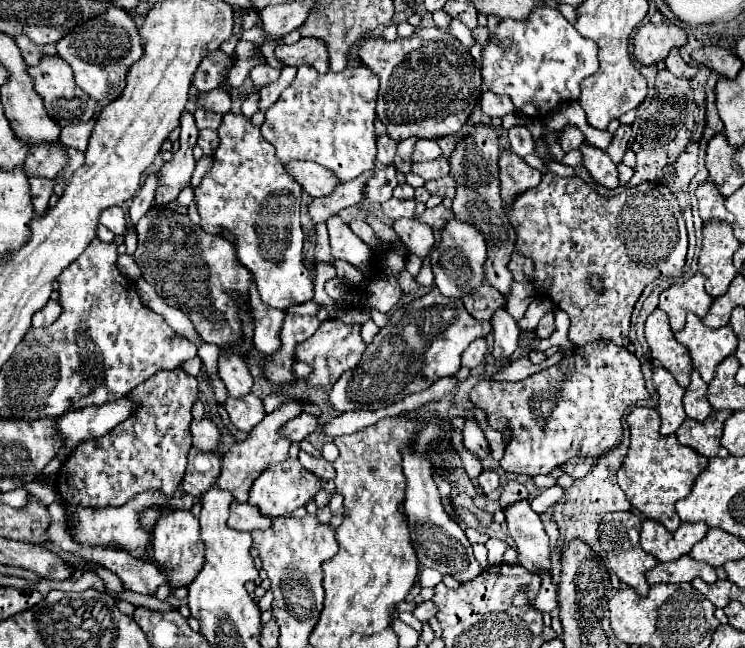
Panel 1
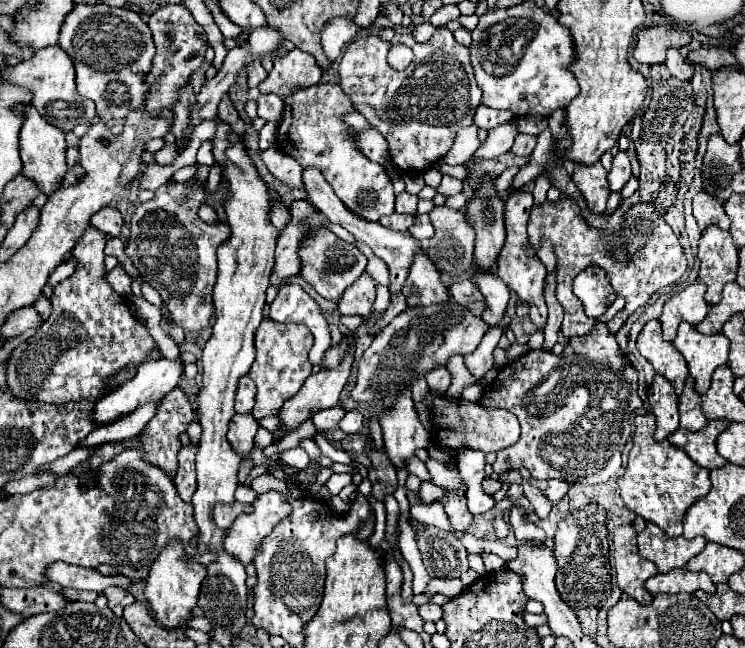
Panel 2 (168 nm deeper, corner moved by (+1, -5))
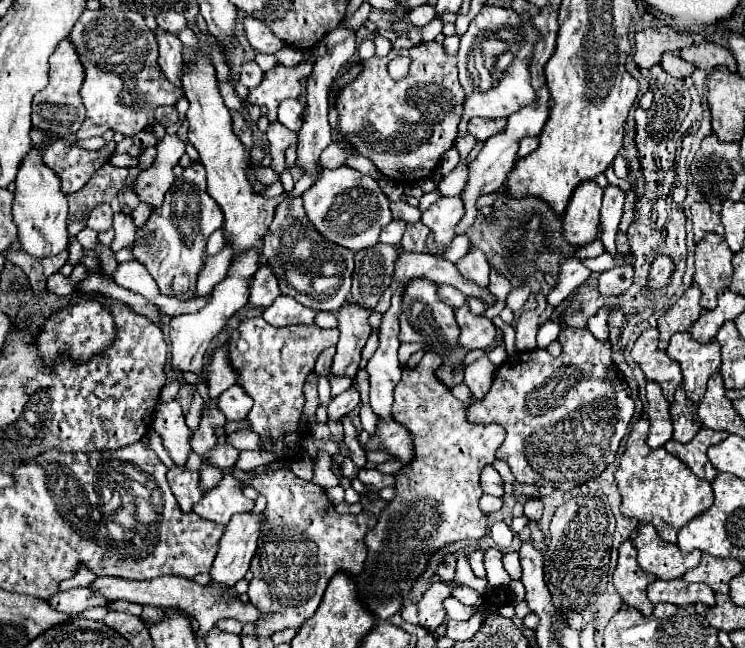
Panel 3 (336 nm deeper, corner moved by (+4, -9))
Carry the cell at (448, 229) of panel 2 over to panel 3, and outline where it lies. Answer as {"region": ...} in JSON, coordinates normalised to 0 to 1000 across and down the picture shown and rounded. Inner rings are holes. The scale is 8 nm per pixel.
{"region":[[[603,304],[597,310],[581,313],[565,335],[565,341],[581,356],[581,369],[587,378],[587,394],[595,394],[595,387],[605,378],[611,360],[611,350],[616,347],[619,335],[624,329],[619,304]]]}

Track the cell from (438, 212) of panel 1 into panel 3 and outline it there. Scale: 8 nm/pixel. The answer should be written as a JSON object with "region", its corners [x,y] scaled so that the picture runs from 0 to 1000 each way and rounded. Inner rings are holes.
{"region":[[[565,341],[549,344],[549,347],[546,347],[546,356],[544,356],[544,363],[541,363],[538,381],[546,384],[546,387],[557,387],[557,390],[570,387],[570,384],[573,384],[573,381],[570,381],[570,372],[573,372],[576,360],[579,360],[576,350],[570,350]]]}

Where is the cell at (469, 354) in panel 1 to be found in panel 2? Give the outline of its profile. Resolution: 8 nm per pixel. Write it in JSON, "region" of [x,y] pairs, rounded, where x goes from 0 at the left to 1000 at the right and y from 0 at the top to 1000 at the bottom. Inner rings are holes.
{"region":[[[681,503],[660,505],[660,508],[656,508],[655,514],[650,517],[647,529],[642,532],[642,539],[635,545],[623,549],[623,559],[628,573],[631,573],[639,585],[644,585],[652,573],[658,573],[658,569],[660,569],[663,562],[663,535],[668,532],[671,520],[674,520],[679,509],[682,509]]]}

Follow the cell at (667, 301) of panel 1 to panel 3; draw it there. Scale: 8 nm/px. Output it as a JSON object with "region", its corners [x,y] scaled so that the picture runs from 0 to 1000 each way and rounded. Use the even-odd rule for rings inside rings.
{"region":[[[928,440],[911,461],[909,468],[882,495],[882,508],[885,508],[885,535],[895,539],[898,523],[903,514],[909,511],[922,511],[941,486],[941,446],[936,440]]]}

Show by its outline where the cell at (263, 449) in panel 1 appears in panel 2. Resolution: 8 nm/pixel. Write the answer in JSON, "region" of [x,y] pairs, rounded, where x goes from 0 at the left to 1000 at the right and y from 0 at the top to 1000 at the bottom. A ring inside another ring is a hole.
{"region":[[[467,511],[467,514],[464,514],[464,523],[467,523],[467,539],[464,539],[462,554],[456,557],[456,563],[451,563],[451,566],[440,566],[440,569],[430,569],[427,576],[416,579],[416,582],[408,588],[405,600],[403,600],[389,619],[381,622],[381,628],[379,628],[379,634],[376,634],[376,647],[379,647],[379,656],[381,656],[381,659],[373,662],[373,665],[368,668],[368,677],[376,677],[376,674],[381,674],[384,668],[389,668],[392,662],[397,662],[405,650],[411,650],[413,644],[419,644],[419,637],[427,637],[430,631],[440,631],[440,628],[446,628],[446,625],[454,622],[456,603],[462,600],[462,594],[464,594],[464,588],[467,588],[467,582],[470,582],[472,560],[475,560],[478,514],[475,514],[475,511]]]}

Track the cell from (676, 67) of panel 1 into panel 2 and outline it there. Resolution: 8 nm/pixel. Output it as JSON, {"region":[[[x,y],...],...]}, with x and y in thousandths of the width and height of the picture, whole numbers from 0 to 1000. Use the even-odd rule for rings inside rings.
{"region":[[[897,76],[897,88],[894,88],[894,103],[897,103],[897,110],[905,116],[905,119],[910,119],[910,122],[929,122],[929,100],[926,97],[921,97],[918,91],[915,91],[915,85],[913,85],[913,79],[910,76]]]}

